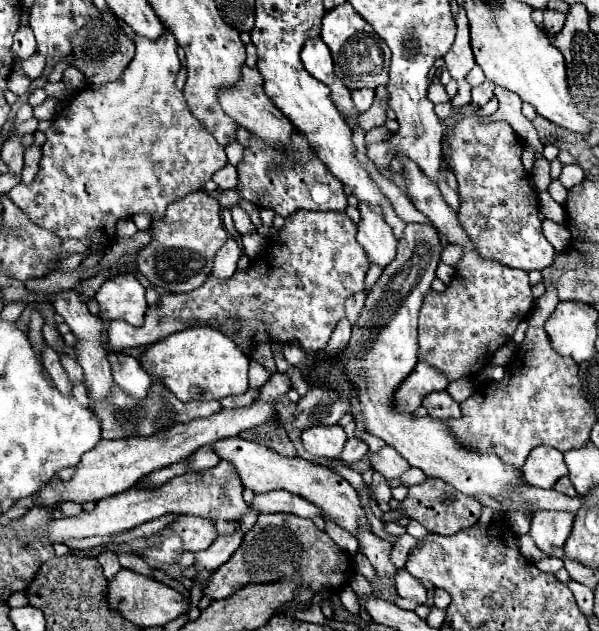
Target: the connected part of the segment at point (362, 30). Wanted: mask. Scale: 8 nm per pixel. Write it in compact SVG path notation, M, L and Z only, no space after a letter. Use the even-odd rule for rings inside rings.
M344 2L324 14L320 36L332 52L336 76L344 82L348 90L360 90L360 88L374 90L376 86L388 82L390 48L374 32L374 28L366 20L362 20L362 16L352 8L350 2Z

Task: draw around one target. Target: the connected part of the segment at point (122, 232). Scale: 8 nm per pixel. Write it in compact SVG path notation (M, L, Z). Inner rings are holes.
M120 220L116 226L116 236L118 238L132 238L138 232L138 228L134 226L132 220Z

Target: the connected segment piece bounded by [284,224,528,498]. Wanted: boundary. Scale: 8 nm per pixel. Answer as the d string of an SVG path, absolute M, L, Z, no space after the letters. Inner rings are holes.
M408 224L402 240L398 242L398 254L394 262L382 270L382 276L366 296L366 306L362 308L356 326L352 326L352 338L348 346L338 354L316 354L310 362L298 344L288 342L284 344L284 356L290 364L296 364L310 374L312 388L324 388L332 398L350 402L352 392L356 392L366 432L396 448L410 466L420 468L426 476L452 484L466 496L486 494L490 498L500 498L504 492L514 492L528 486L524 476L520 476L520 468L504 464L504 460L500 460L496 454L480 454L476 450L464 448L456 440L454 432L448 430L446 420L430 416L426 416L426 420L418 420L414 414L400 412L394 404L396 390L406 376L410 376L418 362L418 312L432 280L436 278L440 252L442 246L434 226Z

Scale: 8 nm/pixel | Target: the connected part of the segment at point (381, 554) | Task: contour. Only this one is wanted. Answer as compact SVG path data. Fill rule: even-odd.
M360 528L358 532L358 542L360 542L360 550L370 558L376 574L380 576L380 580L384 584L390 584L392 586L392 574L396 572L396 568L390 564L390 550L392 550L392 544L378 538L376 534Z

